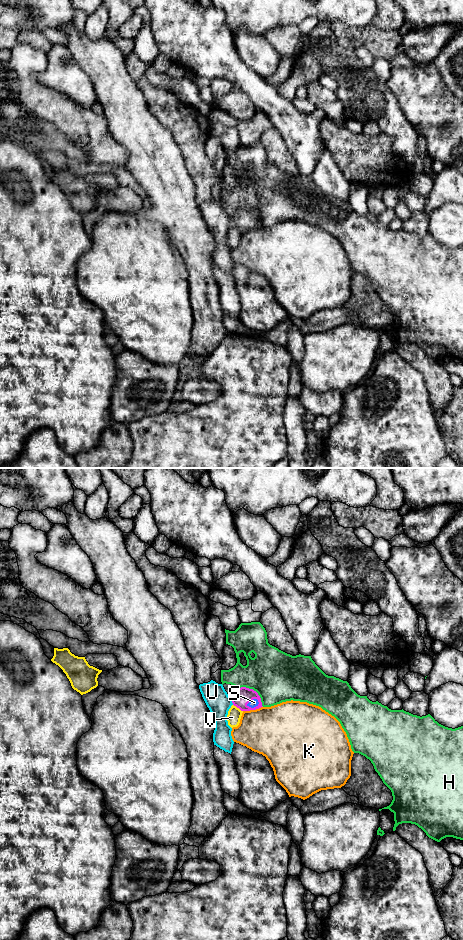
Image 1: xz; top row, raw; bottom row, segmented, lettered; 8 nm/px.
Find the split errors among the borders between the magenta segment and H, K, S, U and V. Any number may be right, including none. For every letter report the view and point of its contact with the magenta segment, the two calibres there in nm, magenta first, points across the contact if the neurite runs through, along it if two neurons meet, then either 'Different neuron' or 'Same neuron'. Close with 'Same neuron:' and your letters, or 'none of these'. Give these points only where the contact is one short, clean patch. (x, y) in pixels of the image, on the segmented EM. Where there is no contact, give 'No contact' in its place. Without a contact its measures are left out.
H: Touches magenta at xz (253, 690). Thickness 140 nm (magenta) against 400 nm. Boundary: xz (237, 688), (252, 688), (259, 696), (263, 706). Different neuron
K: Touches magenta at xz (252, 709). Thickness 140 nm (magenta) against 400 nm. Different neuron
S: Touches magenta at xz (252, 708). Thickness 140 nm (magenta) against 60 nm. Path across: xz (243, 695), (252, 708), (254, 702). Same neuron
U: Touches magenta at xz (232, 702). Thickness 140 nm (magenta) against 190 nm. Boundary: xz (231, 699), (233, 704). Different neuron
V: Touches magenta at xz (238, 707). Thickness 140 nm (magenta) against 110 nm. Different neuron
Same neuron: S

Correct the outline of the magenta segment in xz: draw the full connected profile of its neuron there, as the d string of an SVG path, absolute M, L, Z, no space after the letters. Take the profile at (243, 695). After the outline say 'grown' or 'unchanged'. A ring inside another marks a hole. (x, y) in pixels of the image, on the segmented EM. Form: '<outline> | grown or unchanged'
M246 687L238 688L232 698L234 706L241 711L250 711L259 709L262 706L261 698L256 691Z | grown

